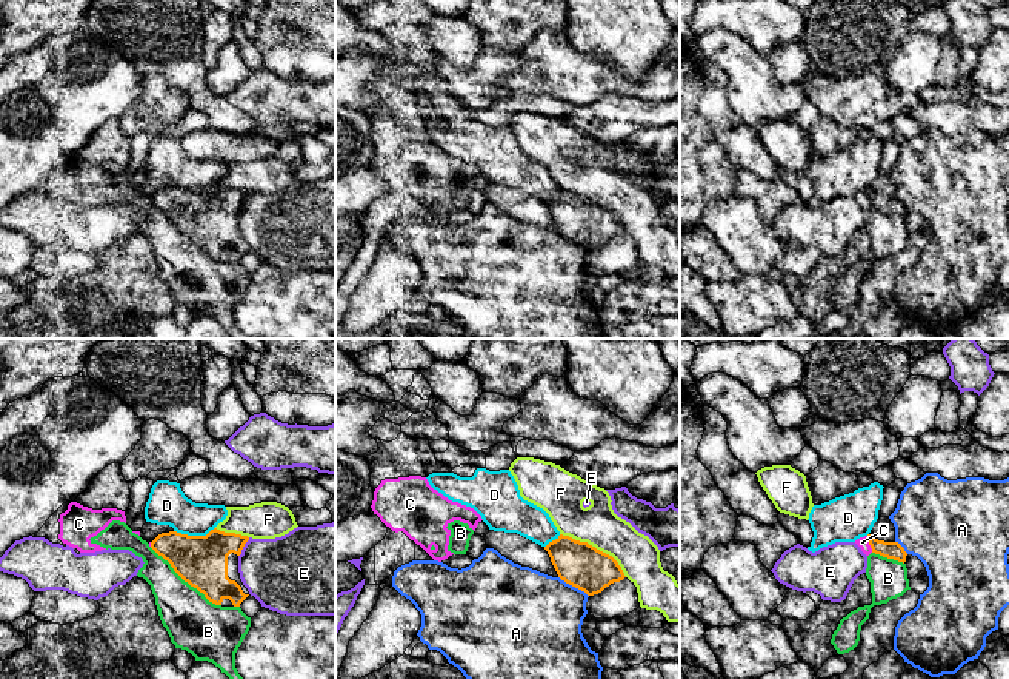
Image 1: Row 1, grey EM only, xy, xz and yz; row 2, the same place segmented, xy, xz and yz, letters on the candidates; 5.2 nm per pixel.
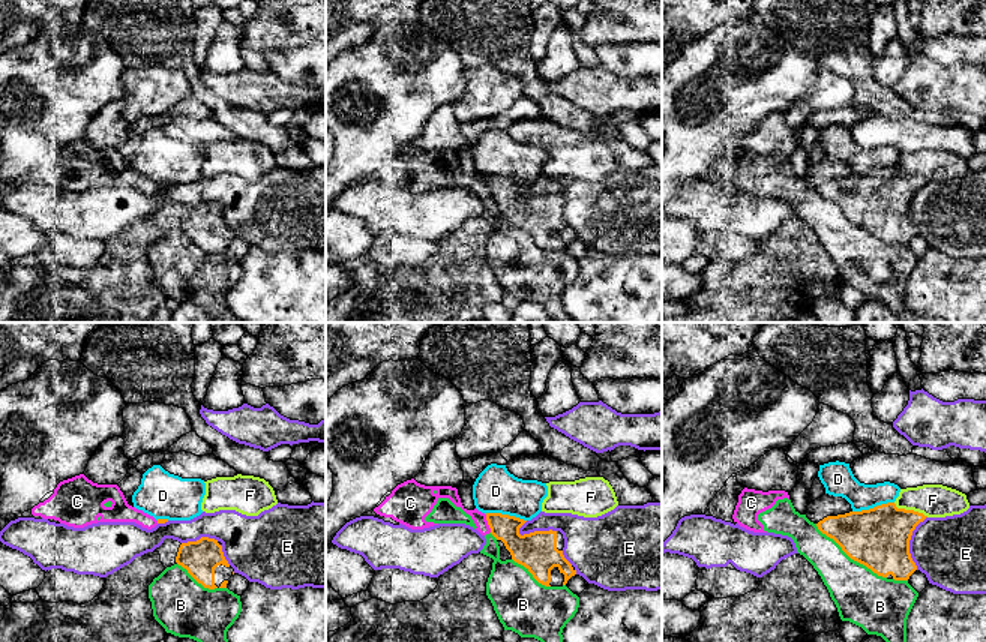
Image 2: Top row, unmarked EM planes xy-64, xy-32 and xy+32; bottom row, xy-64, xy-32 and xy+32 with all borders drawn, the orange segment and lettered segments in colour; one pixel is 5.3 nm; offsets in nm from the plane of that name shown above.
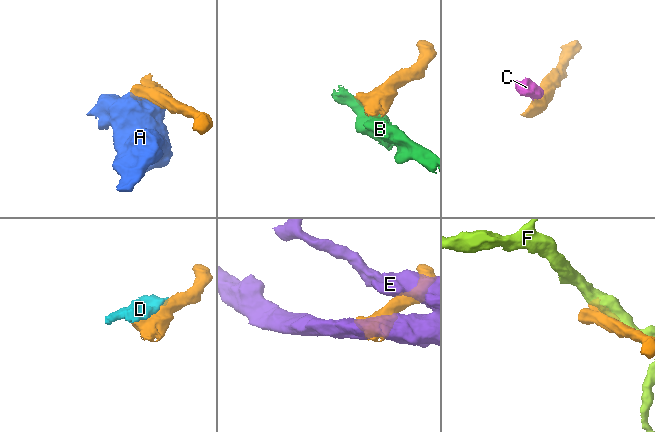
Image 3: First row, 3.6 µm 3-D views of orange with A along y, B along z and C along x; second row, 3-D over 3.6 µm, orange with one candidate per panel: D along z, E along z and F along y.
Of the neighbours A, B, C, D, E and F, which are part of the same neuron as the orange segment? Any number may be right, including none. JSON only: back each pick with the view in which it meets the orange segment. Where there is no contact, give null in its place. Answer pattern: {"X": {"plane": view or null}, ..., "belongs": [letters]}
{"belongs": []}

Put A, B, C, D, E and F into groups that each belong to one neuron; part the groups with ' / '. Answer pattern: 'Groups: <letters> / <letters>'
Groups: A / B C / D / E / F

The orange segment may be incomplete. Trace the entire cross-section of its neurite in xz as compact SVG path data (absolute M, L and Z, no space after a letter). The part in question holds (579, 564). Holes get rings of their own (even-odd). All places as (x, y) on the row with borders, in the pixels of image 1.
M560 534L544 550L561 580L584 591L588 596L601 593L614 582L626 576L618 562L589 545Z

